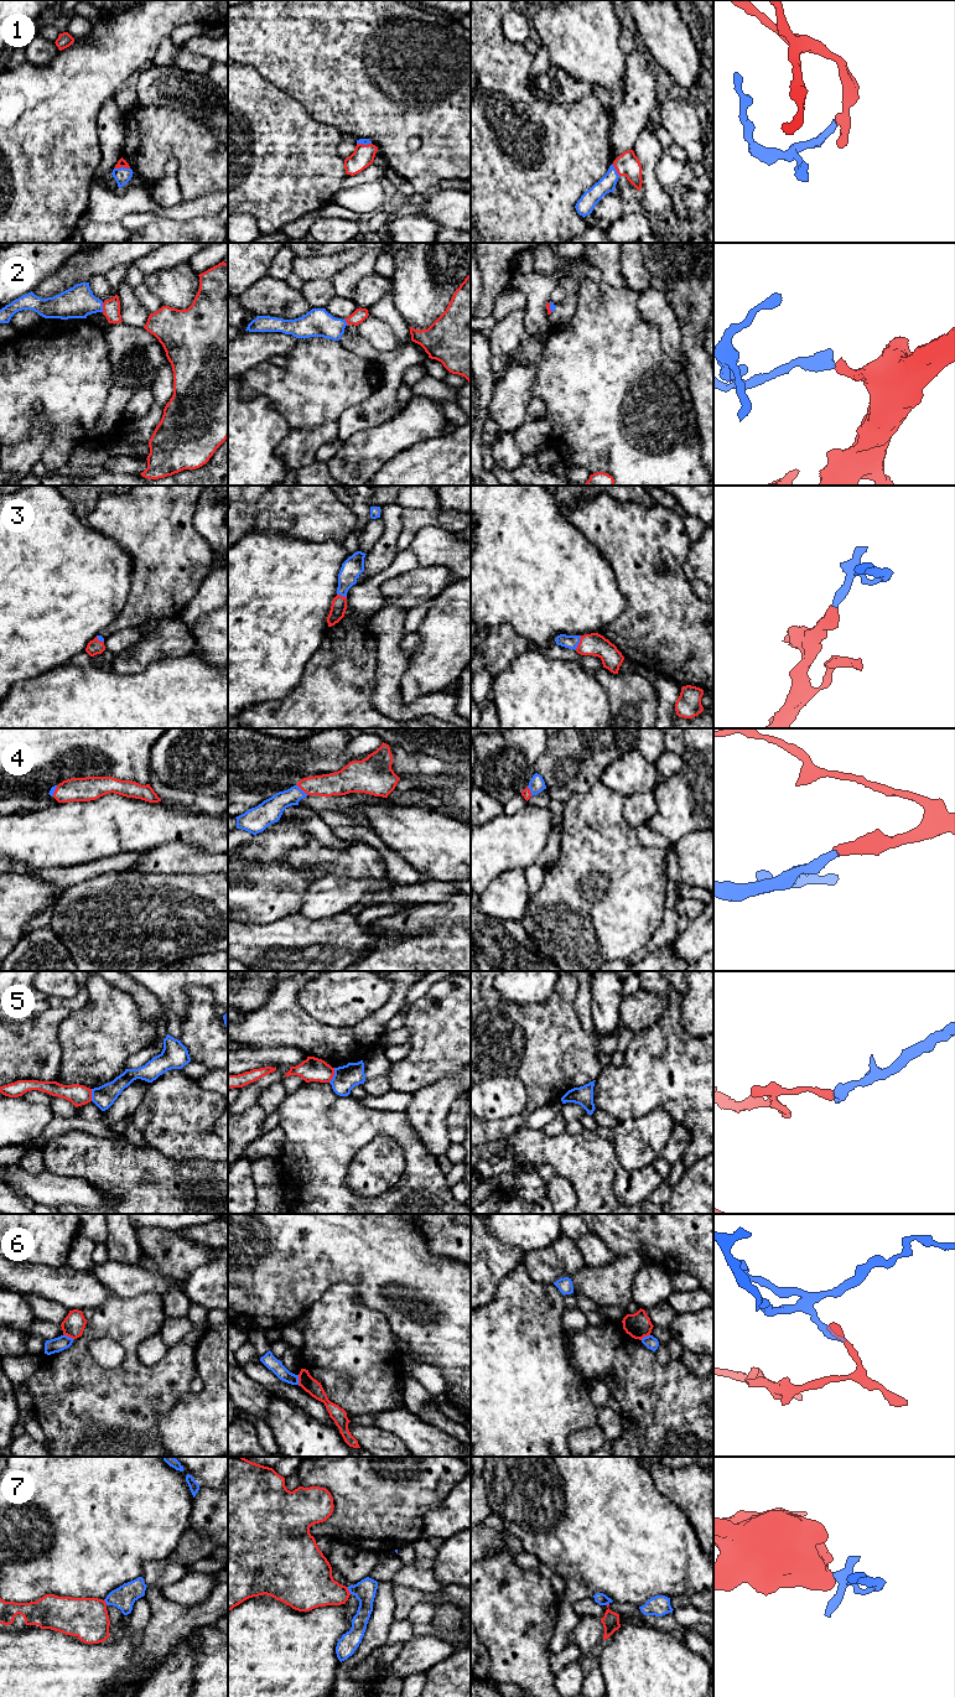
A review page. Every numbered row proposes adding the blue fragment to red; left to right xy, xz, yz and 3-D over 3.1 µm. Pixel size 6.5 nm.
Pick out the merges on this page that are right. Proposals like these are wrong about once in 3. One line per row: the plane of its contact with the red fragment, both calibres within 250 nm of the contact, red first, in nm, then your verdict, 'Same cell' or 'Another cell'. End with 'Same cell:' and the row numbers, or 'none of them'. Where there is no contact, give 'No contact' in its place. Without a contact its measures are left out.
1: Touches red in xy. Thickness 60 nm (red) against 100 nm. Same cell
2: Touches red in xy. Thickness 110 nm (red) against 200 nm. Same cell
3: Touches red in yz. Thickness 150 nm (red) against 90 nm. Same cell
4: Touches red in xz. Thickness 160 nm (red) against 160 nm. Same cell
5: Touches red in xz. Thickness 160 nm (red) against 160 nm. Another cell
6: Touches red in xy. Thickness 140 nm (red) against 100 nm. Another cell
7: Touches red in xz. Thickness 300 nm (red) against 140 nm. Another cell
Same cell: 1, 2, 3, 4

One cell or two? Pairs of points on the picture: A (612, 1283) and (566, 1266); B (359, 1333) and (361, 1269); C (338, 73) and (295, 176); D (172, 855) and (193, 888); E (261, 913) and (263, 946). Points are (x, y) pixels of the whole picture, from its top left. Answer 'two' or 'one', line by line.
A: two
B: two
C: two
D: two
E: two

